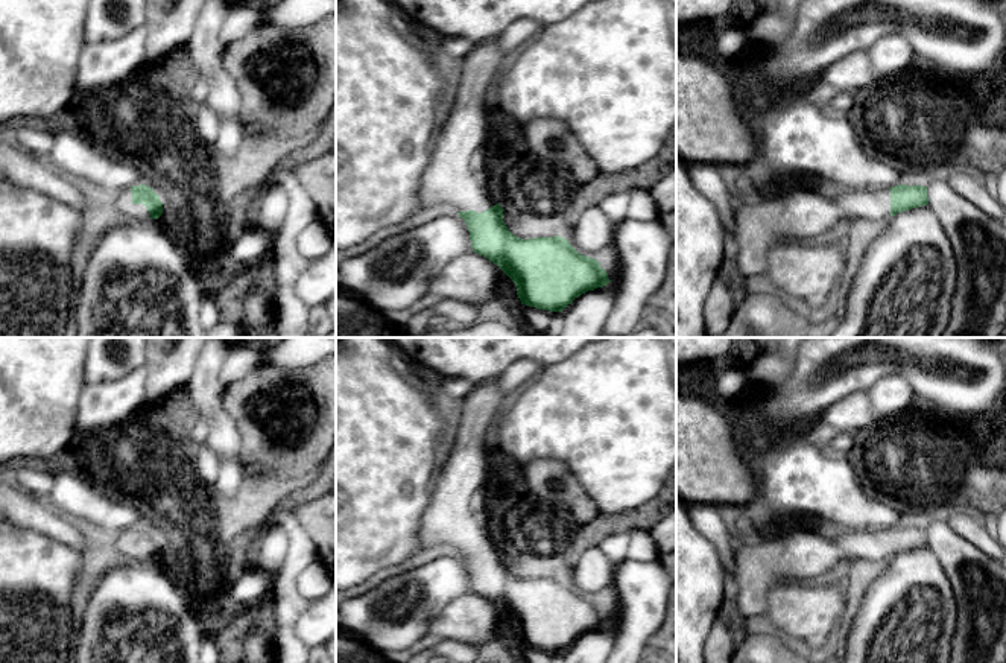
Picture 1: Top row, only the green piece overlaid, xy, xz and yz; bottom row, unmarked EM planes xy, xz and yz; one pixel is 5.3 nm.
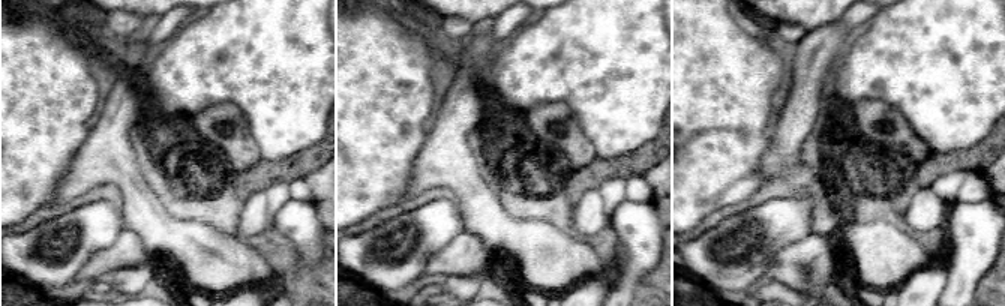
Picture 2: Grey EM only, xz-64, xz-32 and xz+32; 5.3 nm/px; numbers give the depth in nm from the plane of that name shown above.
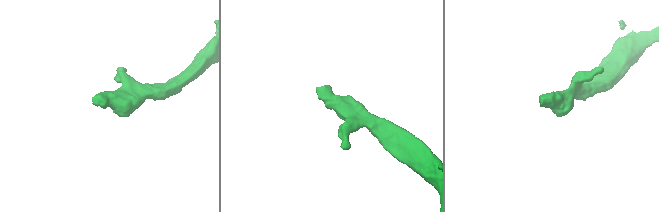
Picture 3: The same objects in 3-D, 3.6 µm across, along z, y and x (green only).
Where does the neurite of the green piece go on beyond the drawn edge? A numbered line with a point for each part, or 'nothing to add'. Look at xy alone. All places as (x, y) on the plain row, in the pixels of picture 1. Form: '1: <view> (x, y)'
1: xy (122, 540)

